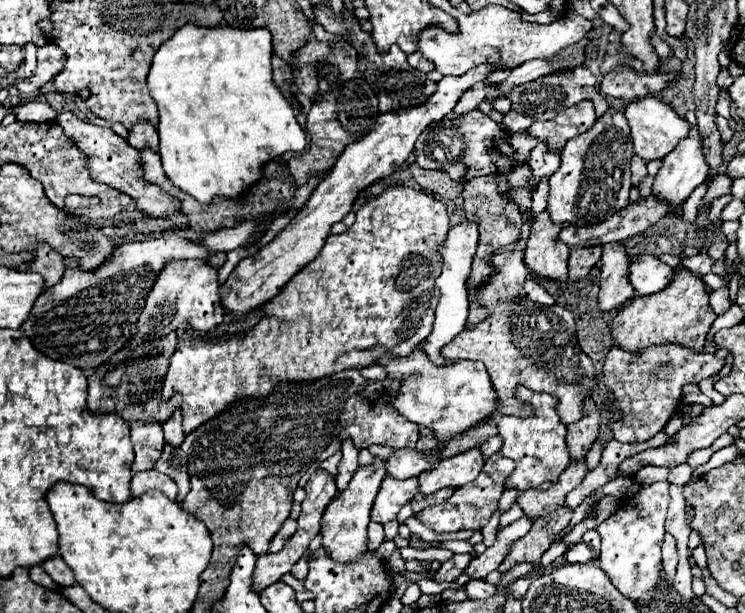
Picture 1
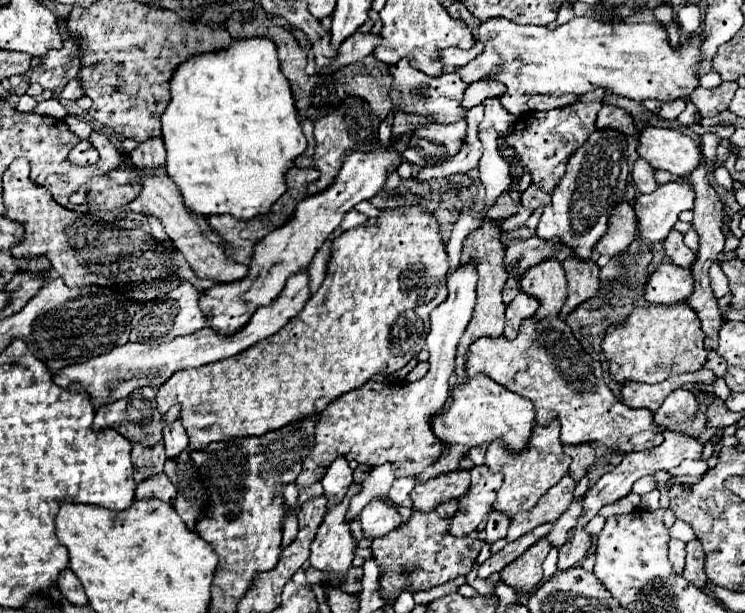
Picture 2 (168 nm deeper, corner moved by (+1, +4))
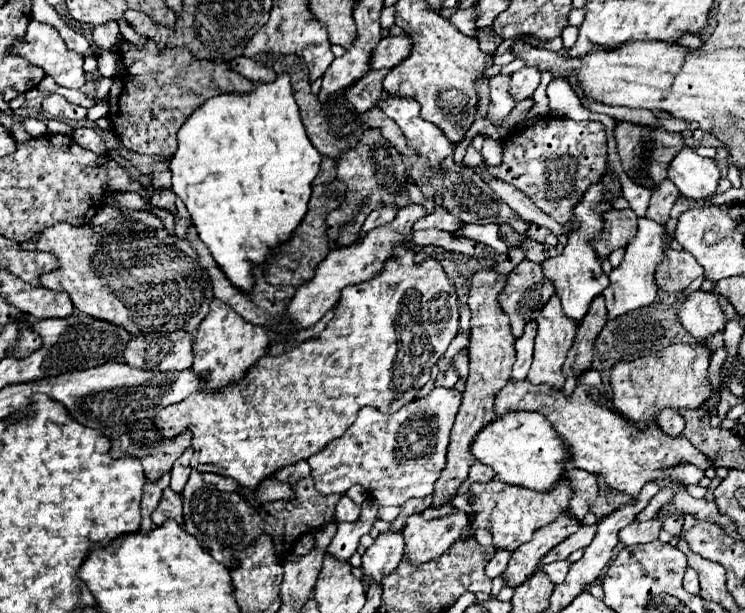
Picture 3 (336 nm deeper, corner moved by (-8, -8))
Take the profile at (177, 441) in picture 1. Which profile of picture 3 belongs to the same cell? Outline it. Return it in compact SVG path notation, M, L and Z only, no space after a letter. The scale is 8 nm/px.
M185 450L185 454L173 464L173 470L171 470L171 490L175 490L177 494L181 494L185 482L189 480L189 474L191 474L191 466L189 466L189 460L193 456L193 450Z

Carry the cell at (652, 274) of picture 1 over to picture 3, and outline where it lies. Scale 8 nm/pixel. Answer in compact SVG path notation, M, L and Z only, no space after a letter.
M697 290L683 300L679 308L679 320L695 340L705 342L713 334L725 332L729 318L725 316L717 294Z

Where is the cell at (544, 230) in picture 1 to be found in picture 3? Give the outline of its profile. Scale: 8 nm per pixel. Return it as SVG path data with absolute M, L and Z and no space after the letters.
M551 296L547 306L541 310L539 318L537 318L537 324L539 324L539 332L537 332L537 338L535 338L535 354L533 354L533 366L527 374L527 380L531 384L547 384L549 388L553 390L563 390L565 386L565 376L561 372L561 366L565 362L565 356L571 348L571 340L575 338L575 332L577 332L577 324L563 316L561 312L561 304L559 304L559 298L557 296Z

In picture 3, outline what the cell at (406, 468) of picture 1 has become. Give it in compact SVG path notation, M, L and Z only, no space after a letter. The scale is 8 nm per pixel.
M365 500L361 508L361 518L357 522L337 524L337 534L333 536L327 554L339 562L347 562L357 550L361 536L373 528L373 522L377 520L377 512L379 512L379 504L375 500Z

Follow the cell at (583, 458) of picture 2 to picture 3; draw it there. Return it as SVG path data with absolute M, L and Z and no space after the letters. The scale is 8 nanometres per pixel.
M569 470L569 480L571 480L571 490L573 490L573 498L567 506L567 514L573 516L575 520L583 522L585 514L591 510L595 498L597 498L597 478L589 472L583 470Z

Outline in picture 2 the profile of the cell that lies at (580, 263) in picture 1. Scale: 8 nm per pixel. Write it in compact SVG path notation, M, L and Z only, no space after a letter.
M570 256L562 264L568 278L568 298L562 306L560 318L566 318L568 312L572 312L578 304L592 298L598 292L600 268L594 260L578 260L578 256Z

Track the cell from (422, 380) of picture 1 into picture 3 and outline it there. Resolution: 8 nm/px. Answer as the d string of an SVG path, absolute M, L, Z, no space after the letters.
M509 412L507 416L497 418L477 434L471 454L491 466L501 482L537 492L551 490L553 484L565 476L565 462L571 458L565 440L539 412Z

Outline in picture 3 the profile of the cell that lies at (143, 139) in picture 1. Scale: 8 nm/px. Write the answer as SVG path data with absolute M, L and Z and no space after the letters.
M163 190L163 192L153 192L153 200L151 200L151 206L153 208L161 208L161 210L167 210L167 212L177 212L175 208L175 192L173 190Z

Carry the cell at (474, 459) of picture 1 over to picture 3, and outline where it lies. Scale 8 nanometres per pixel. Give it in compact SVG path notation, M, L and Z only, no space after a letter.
M455 510L455 514L447 518L433 518L425 520L421 514L409 516L403 526L403 538L405 538L405 560L409 560L413 566L437 560L463 536L463 530L467 528L469 520L467 514L461 510Z

